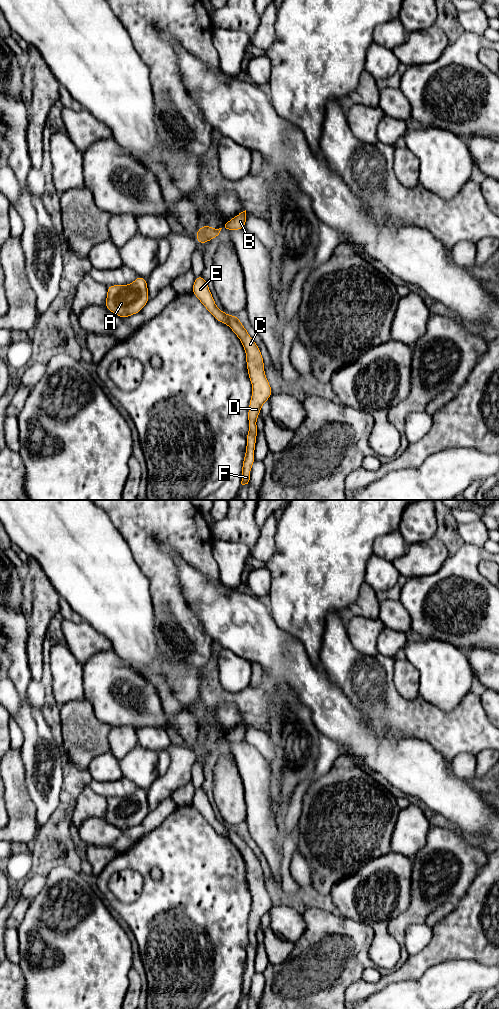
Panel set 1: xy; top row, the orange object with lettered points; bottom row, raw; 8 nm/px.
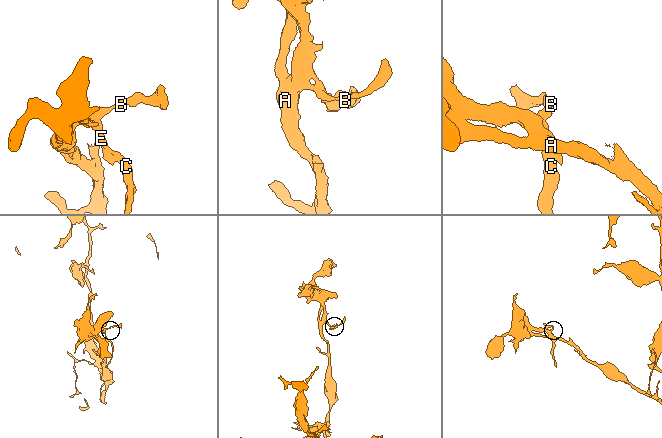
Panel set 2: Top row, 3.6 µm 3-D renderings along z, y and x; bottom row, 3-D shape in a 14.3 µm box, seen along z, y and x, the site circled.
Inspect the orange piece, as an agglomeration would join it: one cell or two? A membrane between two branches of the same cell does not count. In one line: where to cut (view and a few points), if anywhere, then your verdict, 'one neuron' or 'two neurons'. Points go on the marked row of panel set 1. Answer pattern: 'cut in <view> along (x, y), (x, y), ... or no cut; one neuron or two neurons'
cut in xy along (228, 315), (226, 323); two neurons

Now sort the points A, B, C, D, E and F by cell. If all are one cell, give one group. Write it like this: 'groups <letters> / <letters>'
groups A B E / C D F

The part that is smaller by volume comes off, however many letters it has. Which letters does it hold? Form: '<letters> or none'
C, D, F

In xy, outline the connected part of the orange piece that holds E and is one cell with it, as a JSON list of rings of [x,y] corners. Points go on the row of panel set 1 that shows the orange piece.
[[[203,275],[195,277],[192,292],[217,321],[227,324],[228,314],[221,311],[216,306],[214,298]]]

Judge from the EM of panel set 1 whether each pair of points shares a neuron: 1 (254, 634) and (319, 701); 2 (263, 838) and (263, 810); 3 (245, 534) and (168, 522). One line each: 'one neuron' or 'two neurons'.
1: one neuron
2: one neuron
3: two neurons

